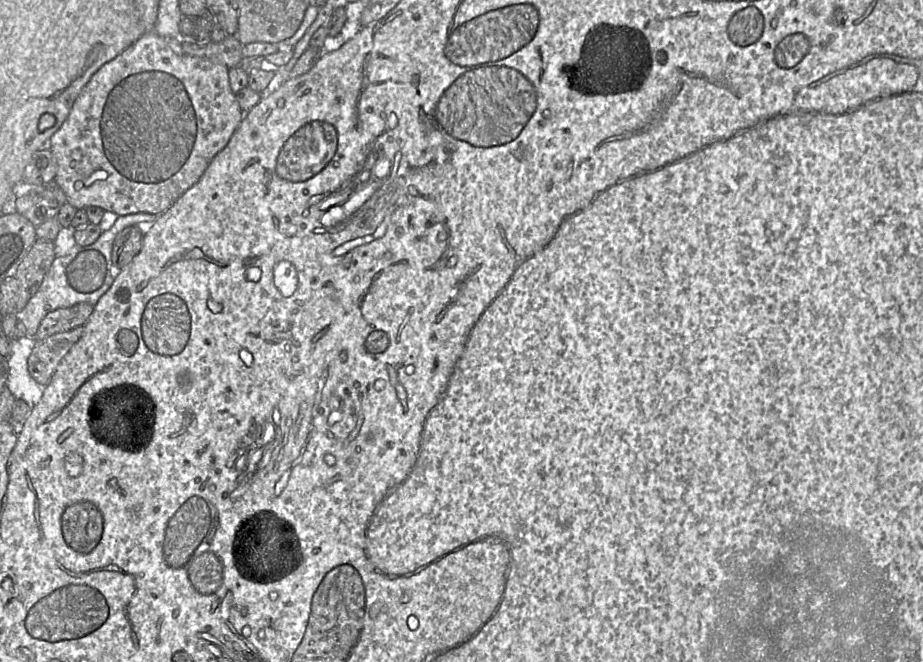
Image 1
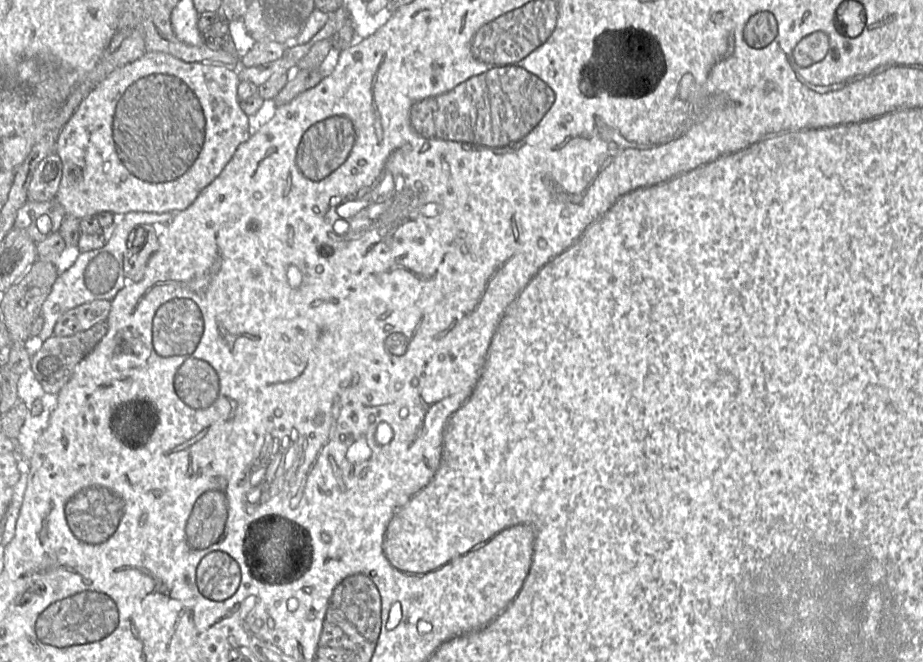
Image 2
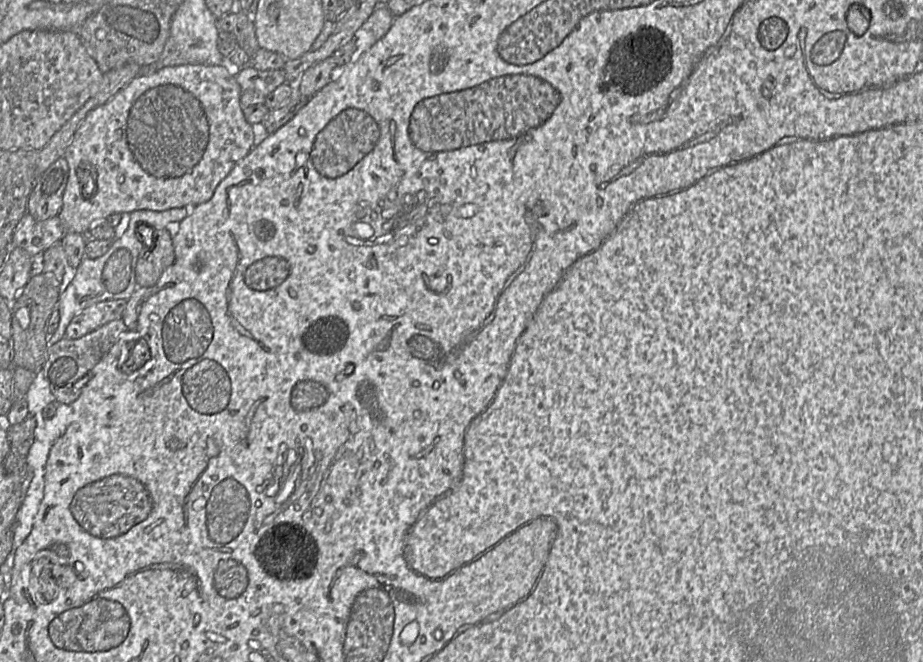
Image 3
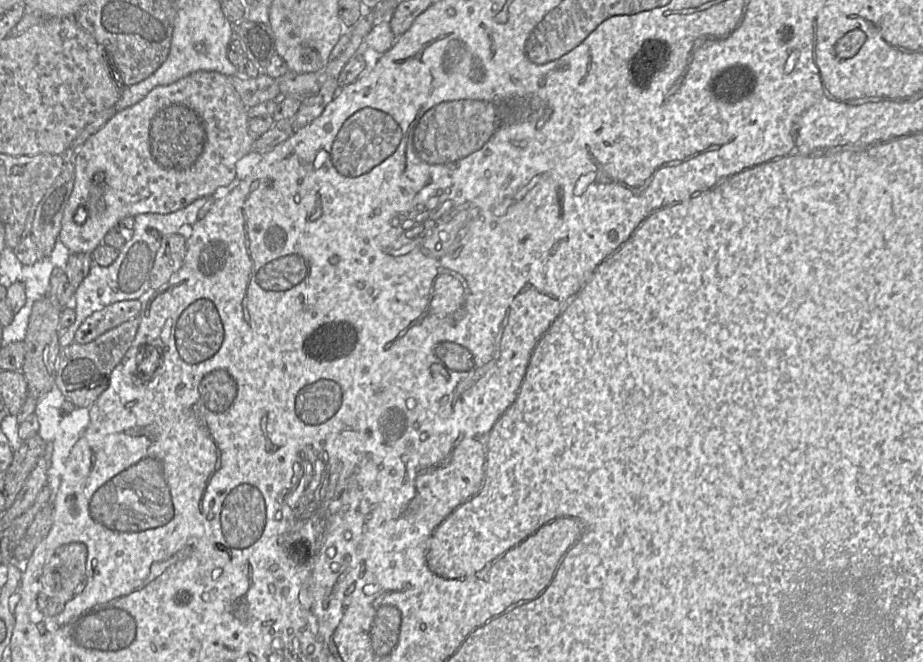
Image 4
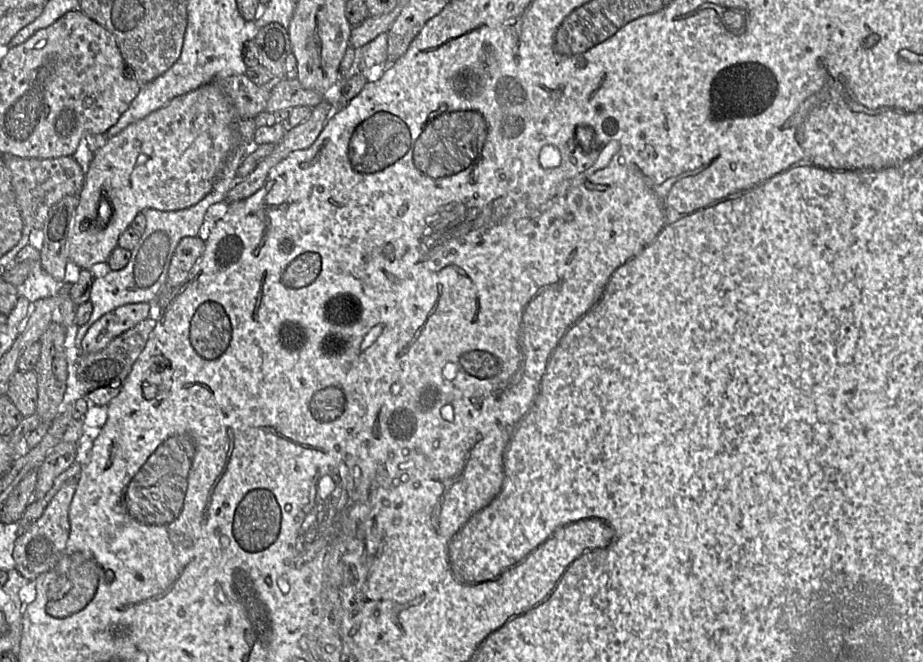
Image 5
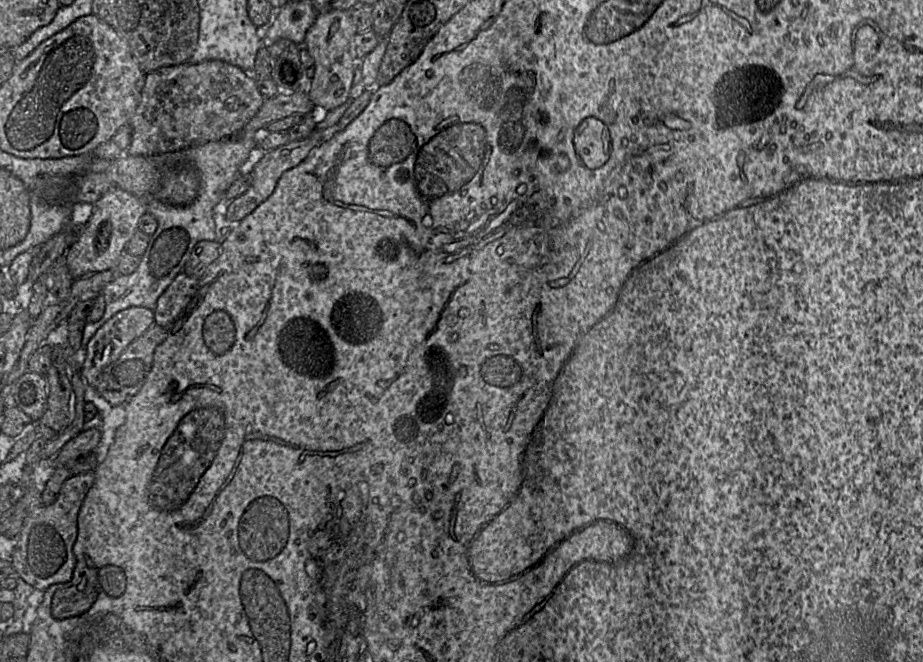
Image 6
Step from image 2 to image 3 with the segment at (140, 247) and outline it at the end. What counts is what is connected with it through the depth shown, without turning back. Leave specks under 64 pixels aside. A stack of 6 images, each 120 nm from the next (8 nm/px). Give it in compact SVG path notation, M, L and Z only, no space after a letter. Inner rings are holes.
M140 224L137 228L138 238L144 245L136 265L136 282L138 287L155 285L164 270L175 261L172 227L154 228Z

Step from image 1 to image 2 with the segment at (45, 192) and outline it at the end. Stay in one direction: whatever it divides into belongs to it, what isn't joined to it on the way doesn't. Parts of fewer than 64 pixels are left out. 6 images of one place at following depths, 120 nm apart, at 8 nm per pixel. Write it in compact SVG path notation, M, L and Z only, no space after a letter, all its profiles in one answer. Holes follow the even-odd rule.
M56 198L37 202L28 200L18 210L14 227L25 230L35 243L59 232L66 214Z

